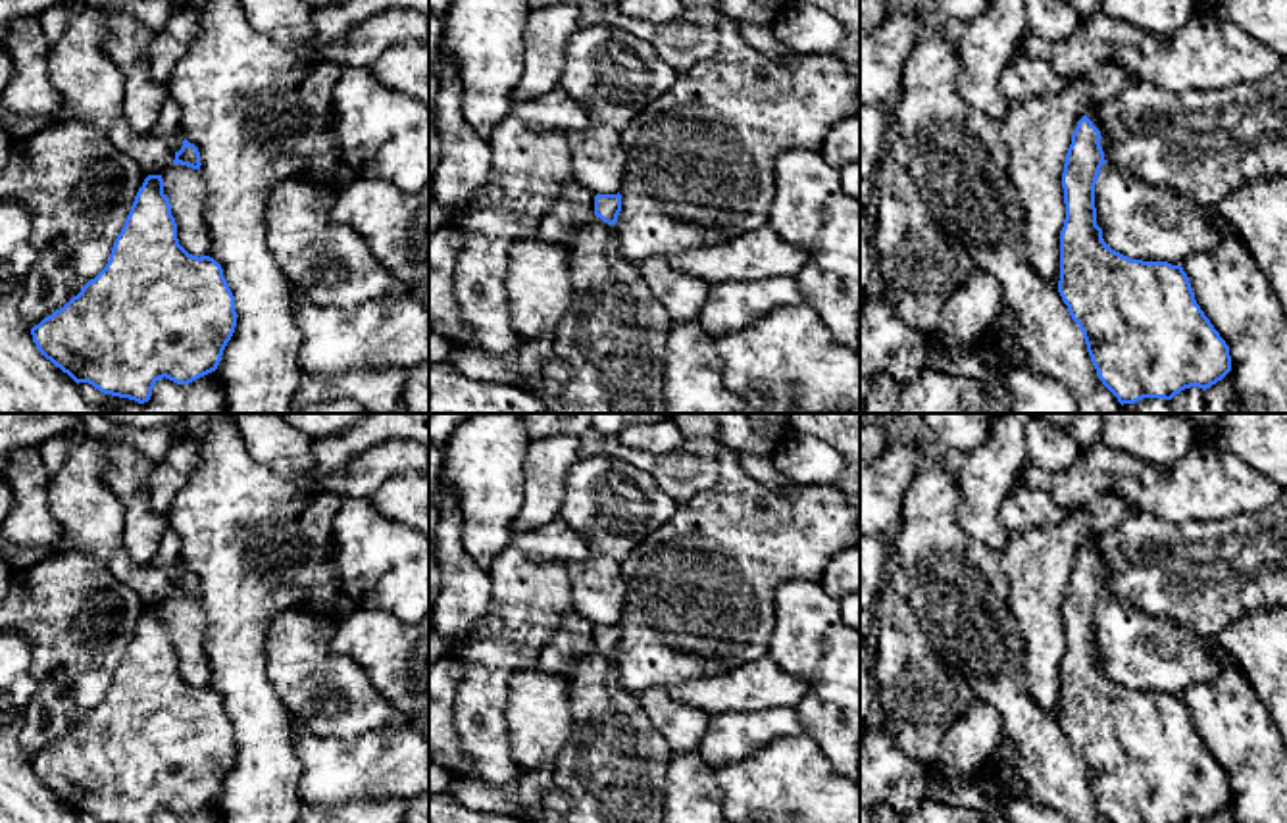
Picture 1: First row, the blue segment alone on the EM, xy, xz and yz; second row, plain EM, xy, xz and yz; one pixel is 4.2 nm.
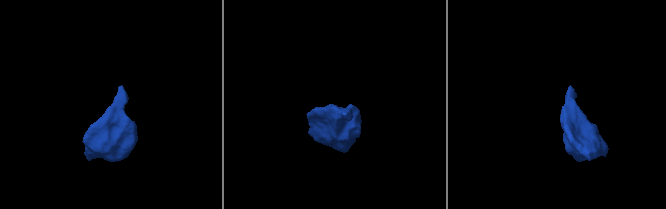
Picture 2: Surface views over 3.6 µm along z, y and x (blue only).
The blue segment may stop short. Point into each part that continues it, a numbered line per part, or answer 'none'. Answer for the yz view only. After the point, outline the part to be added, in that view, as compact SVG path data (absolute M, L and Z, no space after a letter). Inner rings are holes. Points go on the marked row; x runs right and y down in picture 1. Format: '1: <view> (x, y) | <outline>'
1: yz (1205, 145) | M1287 58L1270 77L1225 88L1172 92L1148 81L1131 83L1087 117L1100 131L1106 163L1150 187L1175 188L1202 208L1214 210L1229 192L1252 181L1287 181Z

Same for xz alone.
1: xz (608, 356) | M596 217L569 246L571 304L554 329L541 396L550 413L668 413L666 342L673 321L619 254L618 227Z

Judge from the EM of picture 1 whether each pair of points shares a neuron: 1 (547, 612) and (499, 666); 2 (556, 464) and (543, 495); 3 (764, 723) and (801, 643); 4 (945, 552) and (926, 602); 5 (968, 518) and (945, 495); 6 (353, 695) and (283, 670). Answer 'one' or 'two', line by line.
1: one
2: one
3: two
4: one
5: two
6: one

